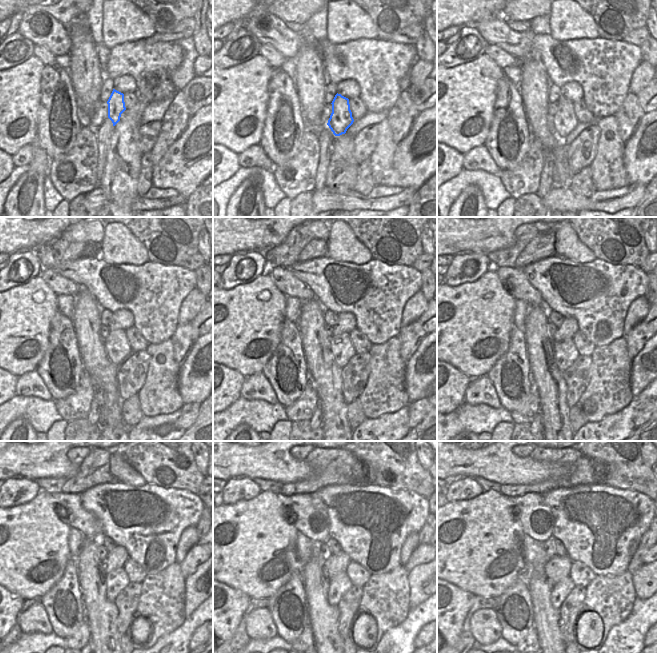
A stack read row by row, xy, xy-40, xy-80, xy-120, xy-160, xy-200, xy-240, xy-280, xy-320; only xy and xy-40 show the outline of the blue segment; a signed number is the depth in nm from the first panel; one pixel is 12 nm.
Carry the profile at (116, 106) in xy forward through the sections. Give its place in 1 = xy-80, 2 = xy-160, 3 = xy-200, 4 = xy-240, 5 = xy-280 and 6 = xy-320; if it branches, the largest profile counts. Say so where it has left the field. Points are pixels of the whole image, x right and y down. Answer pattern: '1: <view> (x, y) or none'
1: xy-80 (564, 121)
2: xy-160 (341, 346)
3: xy-200 (565, 353)
4: xy-240 (117, 580)
5: xy-280 (338, 585)
6: xy-320 (562, 589)

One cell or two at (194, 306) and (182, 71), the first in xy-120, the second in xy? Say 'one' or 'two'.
two

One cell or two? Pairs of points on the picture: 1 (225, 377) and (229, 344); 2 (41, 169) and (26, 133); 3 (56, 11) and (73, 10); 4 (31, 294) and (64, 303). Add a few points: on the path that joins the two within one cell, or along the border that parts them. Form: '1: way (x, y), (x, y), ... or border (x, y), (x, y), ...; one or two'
1: border (223, 364), (245, 376); two
2: border (36, 136), (36, 139), (31, 144); two
3: way (60, 12), (69, 10); one
4: border (56, 295), (58, 310); two

